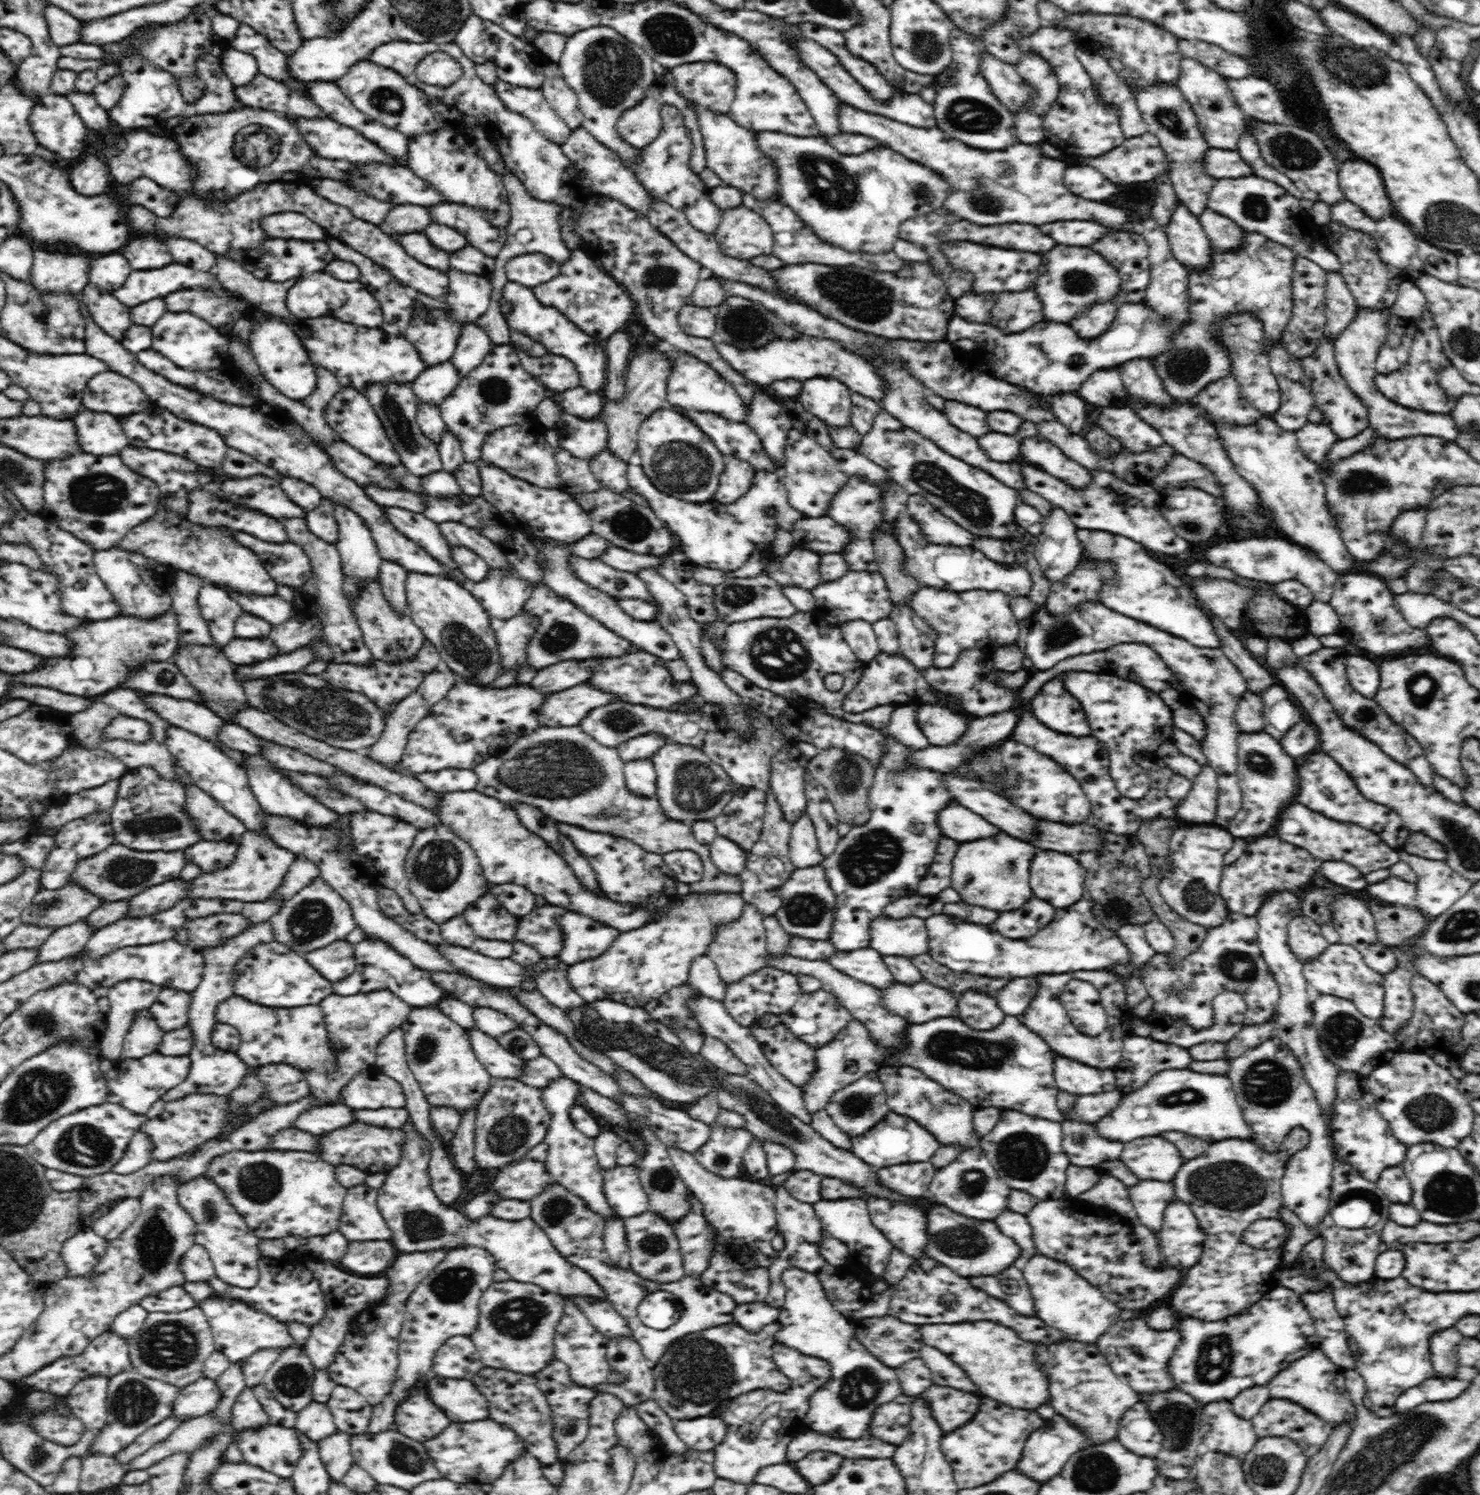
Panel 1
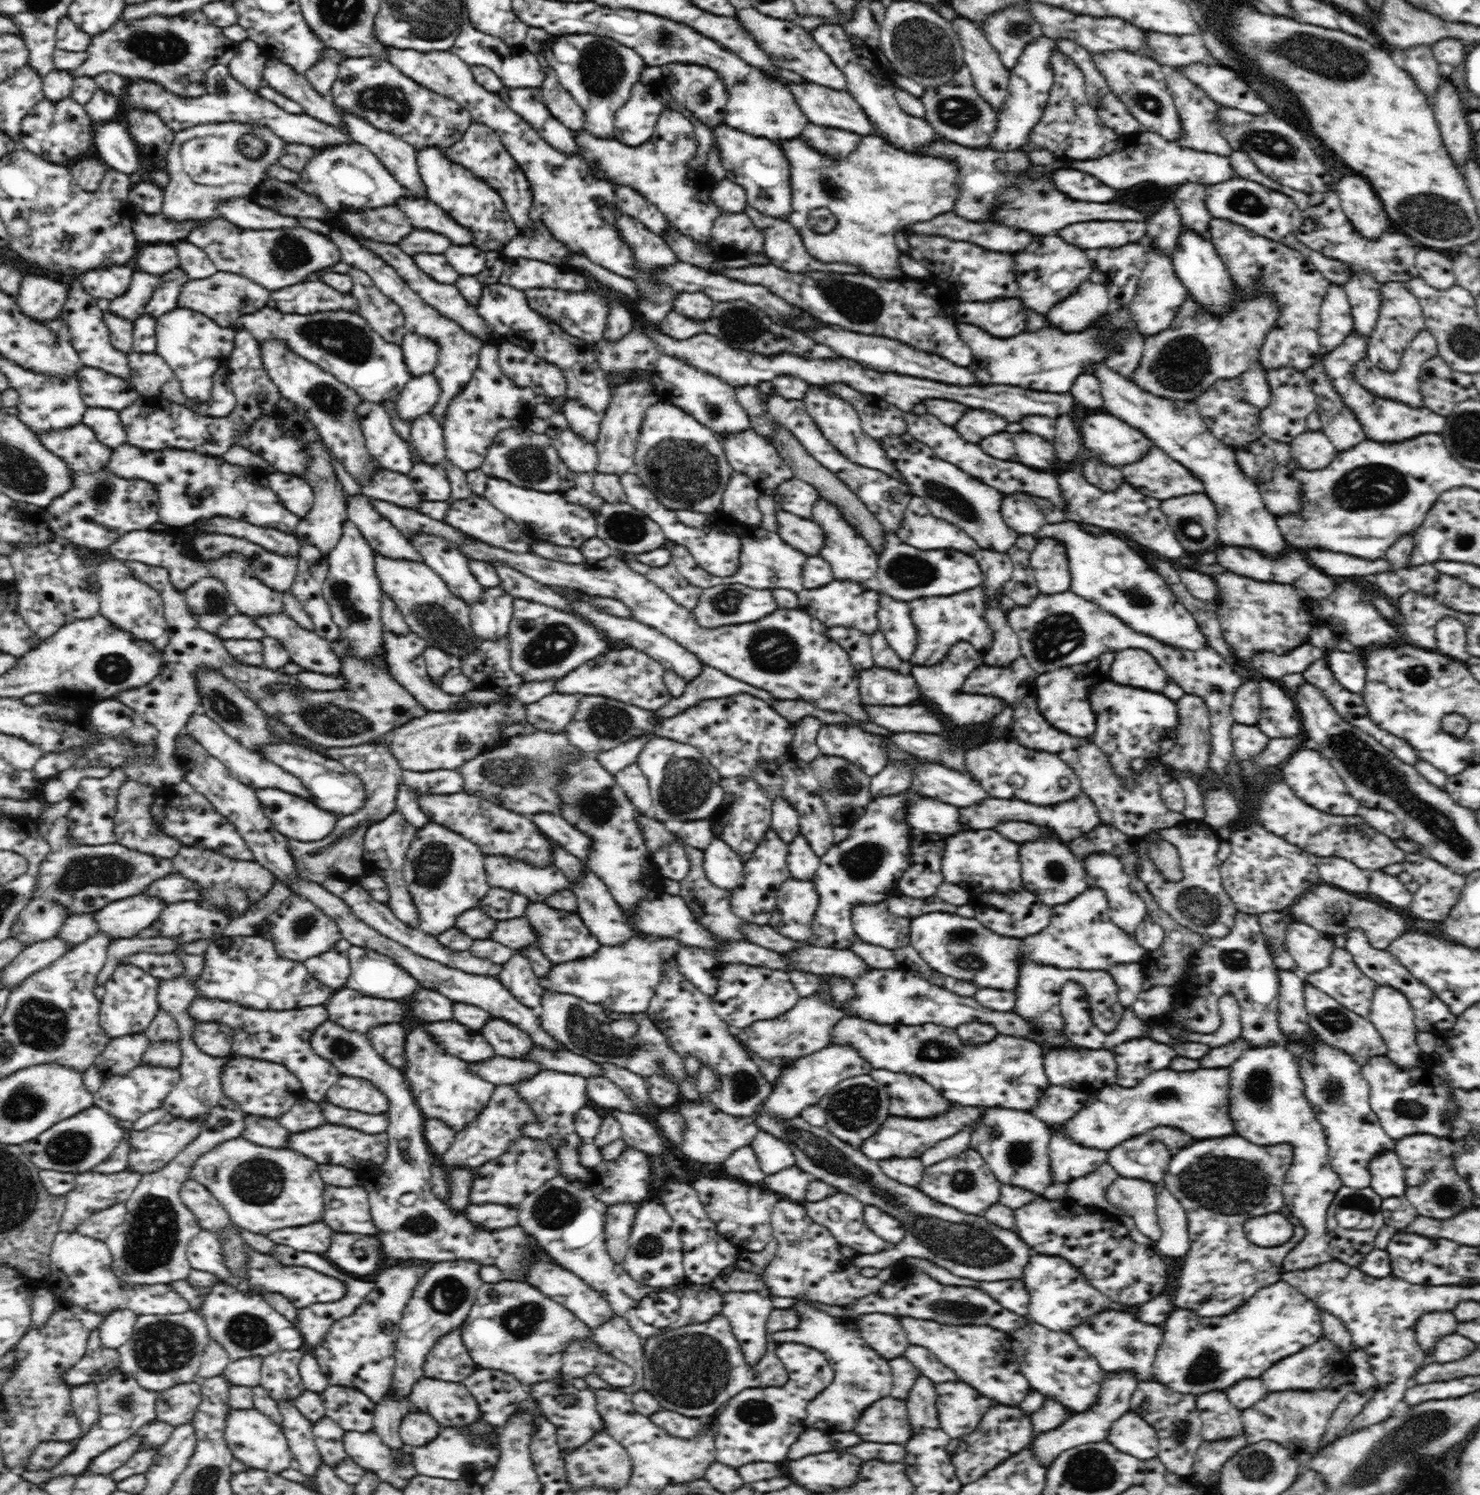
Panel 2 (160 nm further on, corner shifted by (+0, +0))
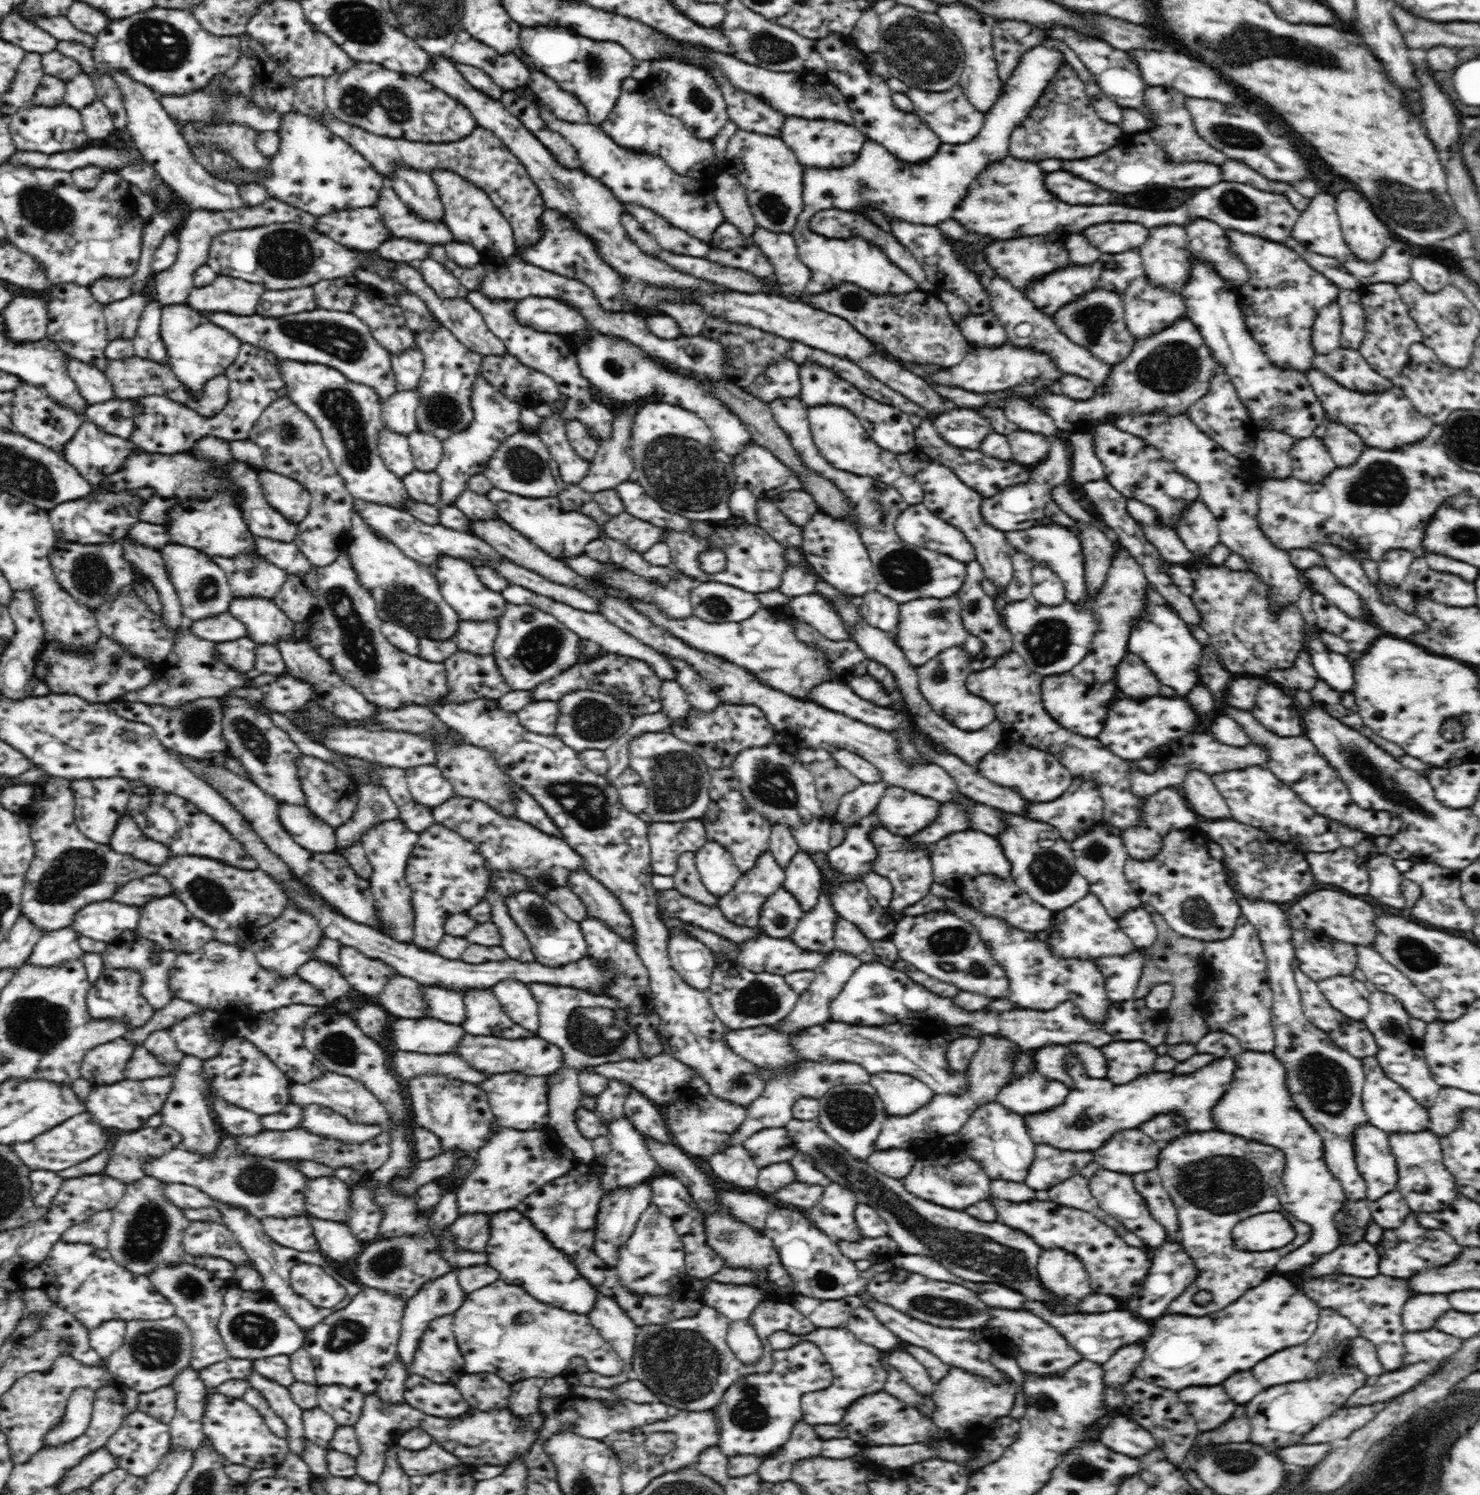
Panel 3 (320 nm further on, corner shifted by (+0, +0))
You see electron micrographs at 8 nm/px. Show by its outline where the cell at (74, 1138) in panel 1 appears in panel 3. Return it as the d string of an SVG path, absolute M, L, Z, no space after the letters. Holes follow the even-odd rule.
M85 1111L76 1116L71 1116L60 1126L55 1126L52 1130L44 1132L42 1136L39 1135L36 1140L16 1143L11 1145L11 1148L30 1171L52 1170L52 1172L58 1173L62 1172L62 1168L72 1168L76 1164L92 1158L94 1154L103 1152L106 1146L111 1146L105 1130L98 1125L98 1122L94 1122L93 1116L88 1111Z

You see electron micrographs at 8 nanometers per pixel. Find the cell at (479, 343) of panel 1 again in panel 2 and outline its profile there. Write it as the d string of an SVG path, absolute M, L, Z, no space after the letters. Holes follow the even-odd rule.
M336 226L328 235L336 242L336 246L340 249L341 258L343 262L356 268L360 268L371 276L374 284L382 291L382 294L388 296L394 303L397 303L402 309L405 318L405 327L410 333L418 334L418 336L425 336L433 340L439 348L437 365L432 369L433 375L439 384L440 394L438 402L431 408L429 412L435 420L440 424L446 418L446 410L448 410L448 402L462 392L464 387L476 370L479 362L479 352L484 346L484 342L469 332L466 332L460 325L453 320L440 315L436 309L426 305L422 298L416 294L407 284L402 280L402 277L391 267L386 261L382 260L380 256L374 254L368 248L360 246L354 238L346 236L346 233L341 231Z

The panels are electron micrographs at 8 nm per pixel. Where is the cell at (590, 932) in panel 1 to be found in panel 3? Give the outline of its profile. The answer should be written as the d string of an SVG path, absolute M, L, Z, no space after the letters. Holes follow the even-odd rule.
M518 891L505 898L512 921L526 935L535 961L552 968L570 964L587 956L587 942L581 927L545 896L534 891Z

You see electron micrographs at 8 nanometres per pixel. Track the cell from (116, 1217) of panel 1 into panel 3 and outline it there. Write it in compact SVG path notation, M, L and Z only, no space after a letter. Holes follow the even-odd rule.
M104 1210L93 1214L80 1224L67 1228L61 1236L62 1242L89 1244L97 1249L108 1248L107 1230L112 1224L113 1211Z

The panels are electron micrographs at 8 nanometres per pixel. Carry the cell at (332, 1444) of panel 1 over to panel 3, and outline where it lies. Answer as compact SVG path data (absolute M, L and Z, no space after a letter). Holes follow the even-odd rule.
M319 1407L302 1411L304 1434L316 1445L326 1450L332 1449L329 1440L332 1440L334 1431L337 1429L337 1422L324 1410Z

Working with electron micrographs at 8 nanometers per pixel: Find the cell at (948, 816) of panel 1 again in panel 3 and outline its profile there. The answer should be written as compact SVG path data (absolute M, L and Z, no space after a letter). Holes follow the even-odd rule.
M888 787L877 802L880 824L892 834L912 837L926 828L937 815L939 802L900 787Z

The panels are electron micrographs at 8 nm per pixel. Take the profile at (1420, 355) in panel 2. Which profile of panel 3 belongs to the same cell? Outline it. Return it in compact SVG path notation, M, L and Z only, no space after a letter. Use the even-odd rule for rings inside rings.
M1335 348L1328 354L1316 353L1311 366L1328 378L1350 390L1386 392L1394 387L1393 381L1380 376L1361 355L1359 349Z

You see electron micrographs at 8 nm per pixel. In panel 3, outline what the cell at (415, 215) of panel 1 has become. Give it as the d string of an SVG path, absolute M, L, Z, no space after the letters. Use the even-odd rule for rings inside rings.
M375 207L334 210L315 220L316 228L312 230L355 250L376 250L382 242L392 239Z

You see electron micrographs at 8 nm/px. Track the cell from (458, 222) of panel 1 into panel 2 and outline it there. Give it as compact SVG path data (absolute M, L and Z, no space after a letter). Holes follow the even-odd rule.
M400 198L396 207L412 222L415 230L428 230L446 236L452 245L472 245L474 231L456 223L446 211L429 199Z

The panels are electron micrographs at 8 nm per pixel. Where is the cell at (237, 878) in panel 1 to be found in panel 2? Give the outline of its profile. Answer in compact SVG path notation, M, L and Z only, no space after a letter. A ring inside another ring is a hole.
M168 874L156 882L150 883L141 894L159 898L167 904L178 901L196 901L198 898L198 886L192 880L186 880L178 874Z

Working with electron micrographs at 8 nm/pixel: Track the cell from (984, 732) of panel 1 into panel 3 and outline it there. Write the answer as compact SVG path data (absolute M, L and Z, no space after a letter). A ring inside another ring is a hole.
M882 780L875 784L862 784L858 789L844 794L840 797L838 808L831 817L832 823L850 826L856 824L860 818L872 814L888 787Z

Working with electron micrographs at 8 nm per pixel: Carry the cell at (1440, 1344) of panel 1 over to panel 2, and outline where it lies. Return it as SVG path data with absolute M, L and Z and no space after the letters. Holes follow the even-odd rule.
M1450 1311L1425 1312L1415 1324L1416 1340L1425 1354L1430 1356L1436 1341L1456 1332L1458 1319Z

